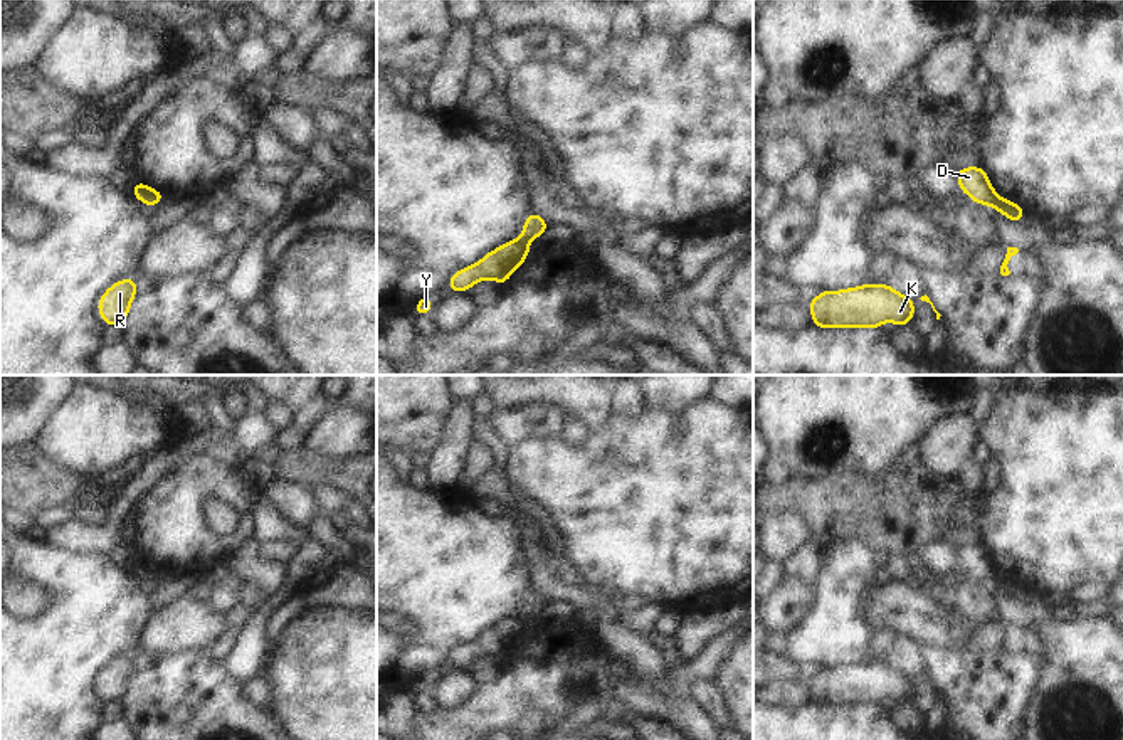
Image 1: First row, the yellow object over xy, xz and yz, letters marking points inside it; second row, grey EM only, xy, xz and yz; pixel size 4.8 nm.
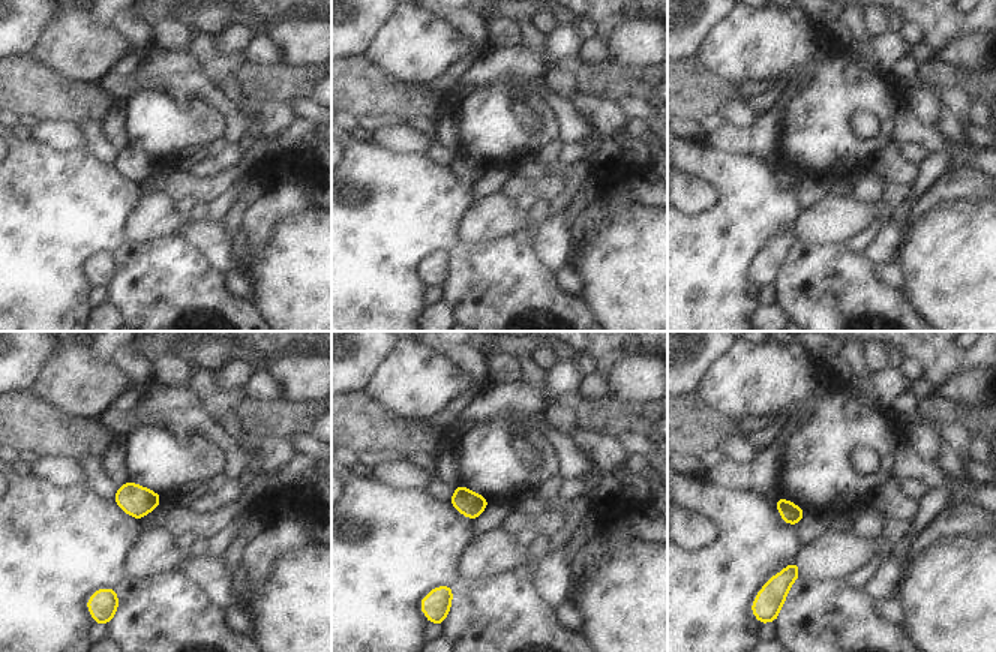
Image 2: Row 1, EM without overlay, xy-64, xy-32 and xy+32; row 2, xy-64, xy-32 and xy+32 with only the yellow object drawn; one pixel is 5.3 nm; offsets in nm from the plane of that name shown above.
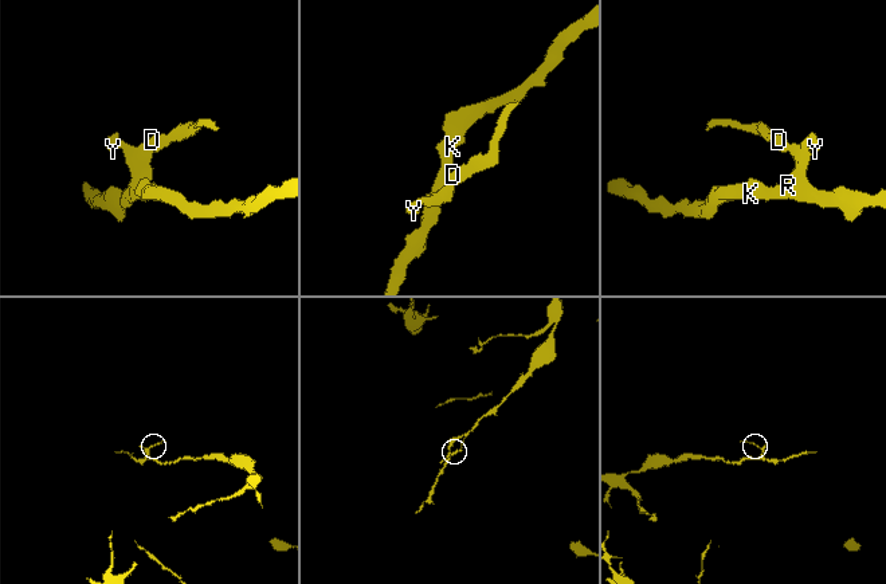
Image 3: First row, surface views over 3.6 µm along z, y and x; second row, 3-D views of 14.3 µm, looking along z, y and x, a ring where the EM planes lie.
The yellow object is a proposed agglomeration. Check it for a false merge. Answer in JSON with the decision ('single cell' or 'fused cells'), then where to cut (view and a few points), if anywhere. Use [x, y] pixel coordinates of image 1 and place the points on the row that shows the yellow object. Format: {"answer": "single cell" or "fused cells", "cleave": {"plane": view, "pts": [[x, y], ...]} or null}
{"answer": "fused cells", "cleave": {"plane": "yz", "pts": [[996, 195], [991, 204]]}}

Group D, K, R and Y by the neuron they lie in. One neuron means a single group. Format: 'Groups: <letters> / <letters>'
Groups: D / K R Y.

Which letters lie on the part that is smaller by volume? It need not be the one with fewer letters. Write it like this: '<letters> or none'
D.

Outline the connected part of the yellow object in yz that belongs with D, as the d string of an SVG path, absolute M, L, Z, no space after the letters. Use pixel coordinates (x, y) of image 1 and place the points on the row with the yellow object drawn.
M982 166L958 168L958 187L977 204L992 205L995 200L995 190Z

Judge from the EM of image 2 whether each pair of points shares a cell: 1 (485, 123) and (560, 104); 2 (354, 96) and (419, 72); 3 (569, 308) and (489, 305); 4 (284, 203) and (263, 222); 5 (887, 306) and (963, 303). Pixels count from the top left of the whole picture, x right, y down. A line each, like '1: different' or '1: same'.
1: different
2: different
3: same
4: same
5: different

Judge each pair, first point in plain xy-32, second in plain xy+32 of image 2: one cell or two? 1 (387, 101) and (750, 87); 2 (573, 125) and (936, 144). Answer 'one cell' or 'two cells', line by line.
1: two cells
2: one cell

